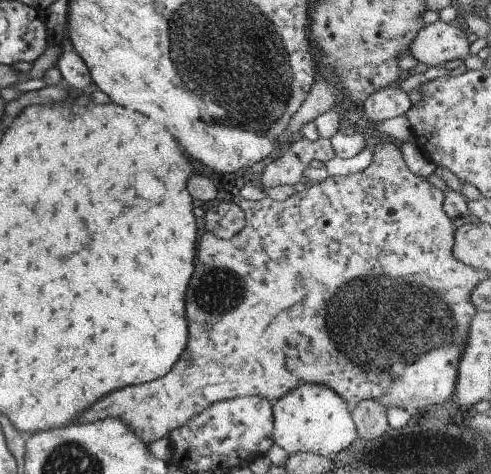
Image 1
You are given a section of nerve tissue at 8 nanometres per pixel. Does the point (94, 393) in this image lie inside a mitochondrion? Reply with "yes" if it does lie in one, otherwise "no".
no

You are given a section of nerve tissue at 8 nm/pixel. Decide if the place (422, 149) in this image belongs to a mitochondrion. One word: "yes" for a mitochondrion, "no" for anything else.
no

